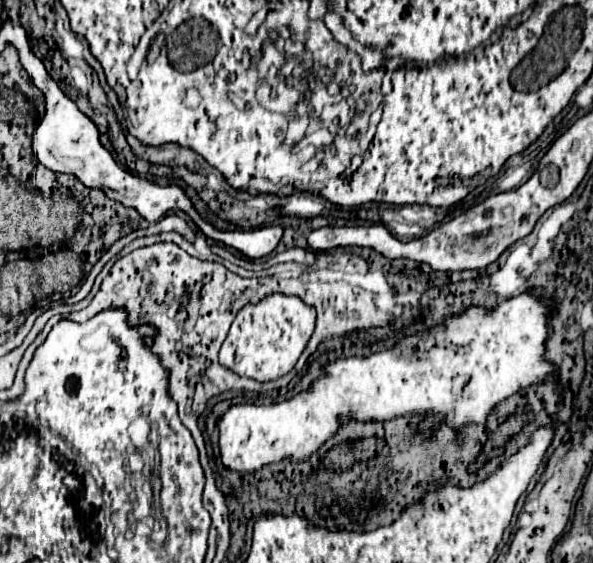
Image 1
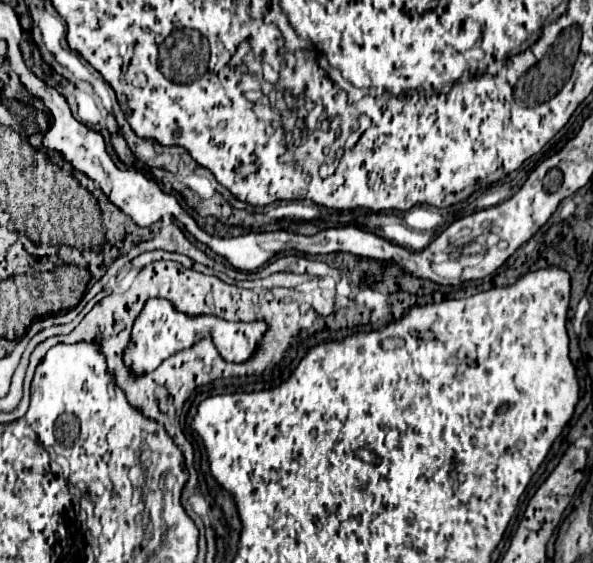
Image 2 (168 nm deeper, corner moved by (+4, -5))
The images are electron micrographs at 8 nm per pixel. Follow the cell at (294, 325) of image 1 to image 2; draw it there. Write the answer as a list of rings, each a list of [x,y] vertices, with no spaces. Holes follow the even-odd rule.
[[[150,298],[142,312],[138,314],[134,326],[132,326],[132,336],[130,344],[124,352],[124,364],[130,368],[134,376],[144,376],[160,366],[162,360],[168,356],[194,346],[202,338],[212,338],[214,346],[218,348],[220,356],[228,362],[246,362],[254,352],[256,346],[266,332],[266,322],[228,322],[218,316],[186,316],[184,312],[178,312],[174,304],[166,298]]]

